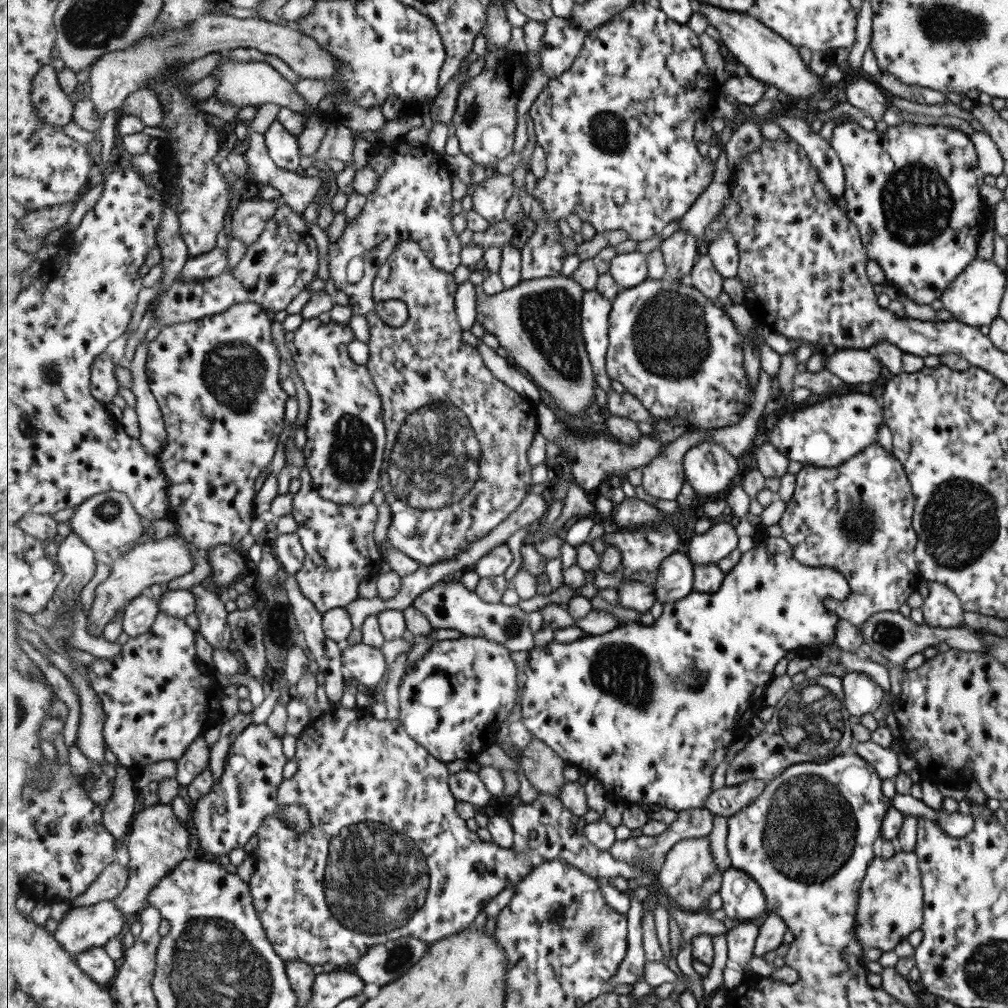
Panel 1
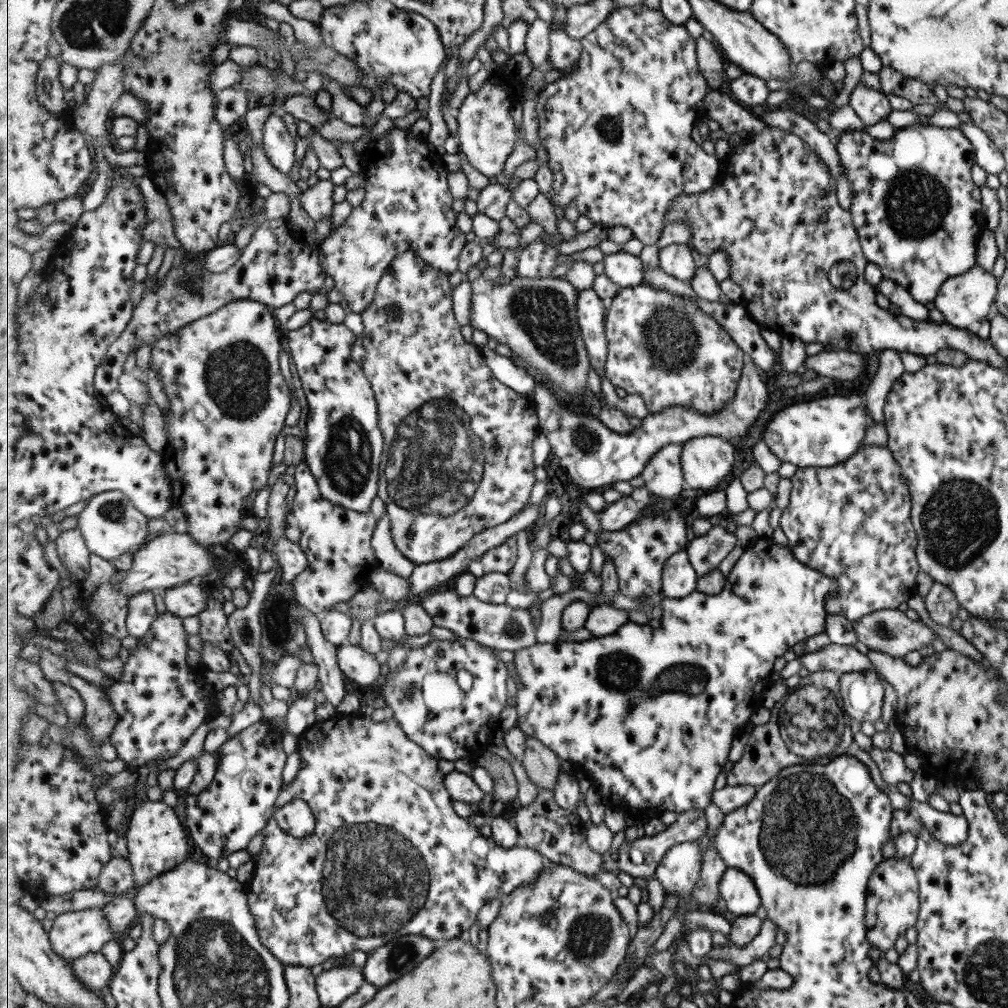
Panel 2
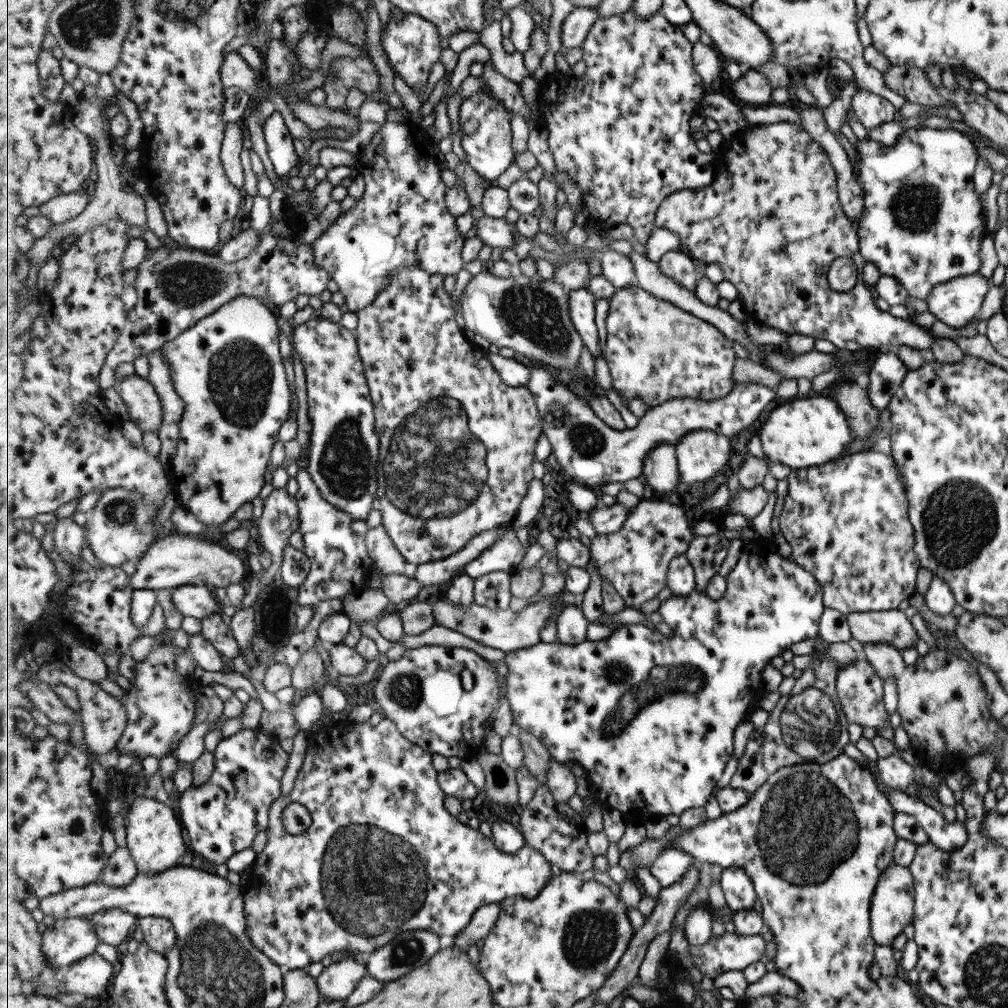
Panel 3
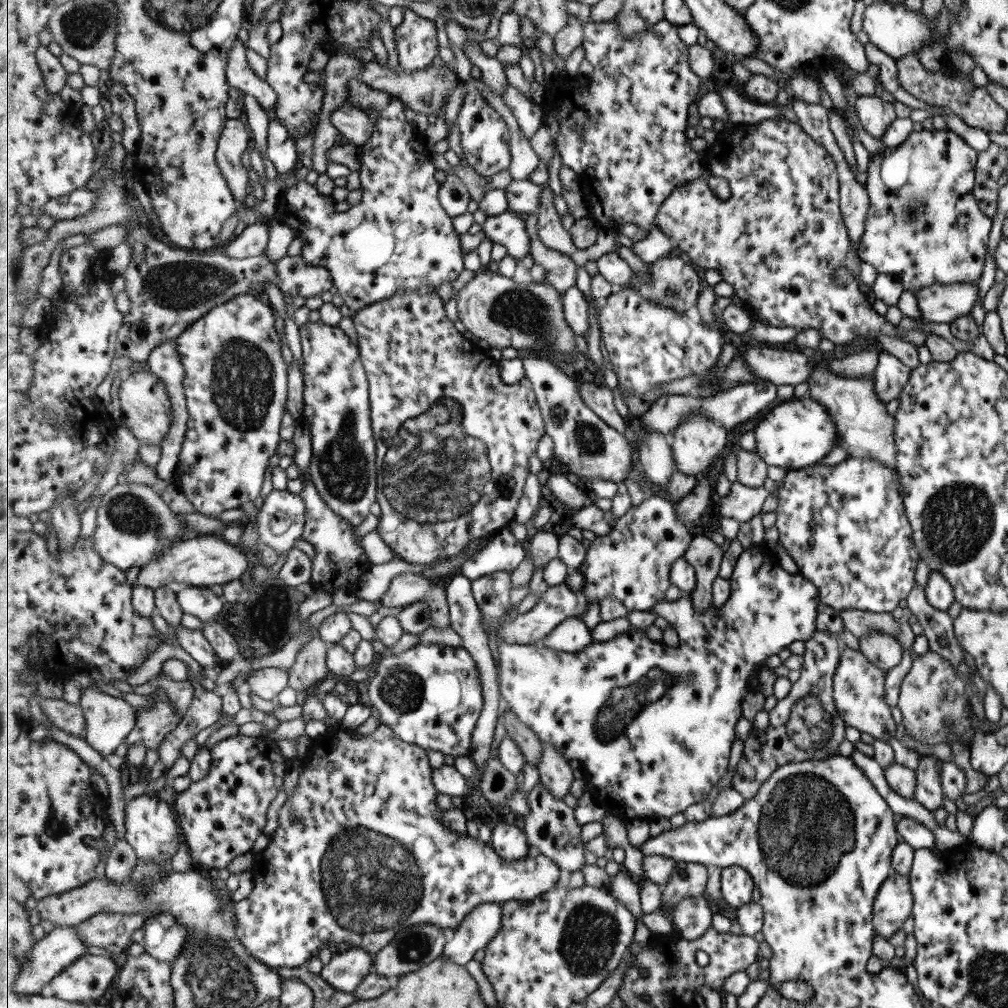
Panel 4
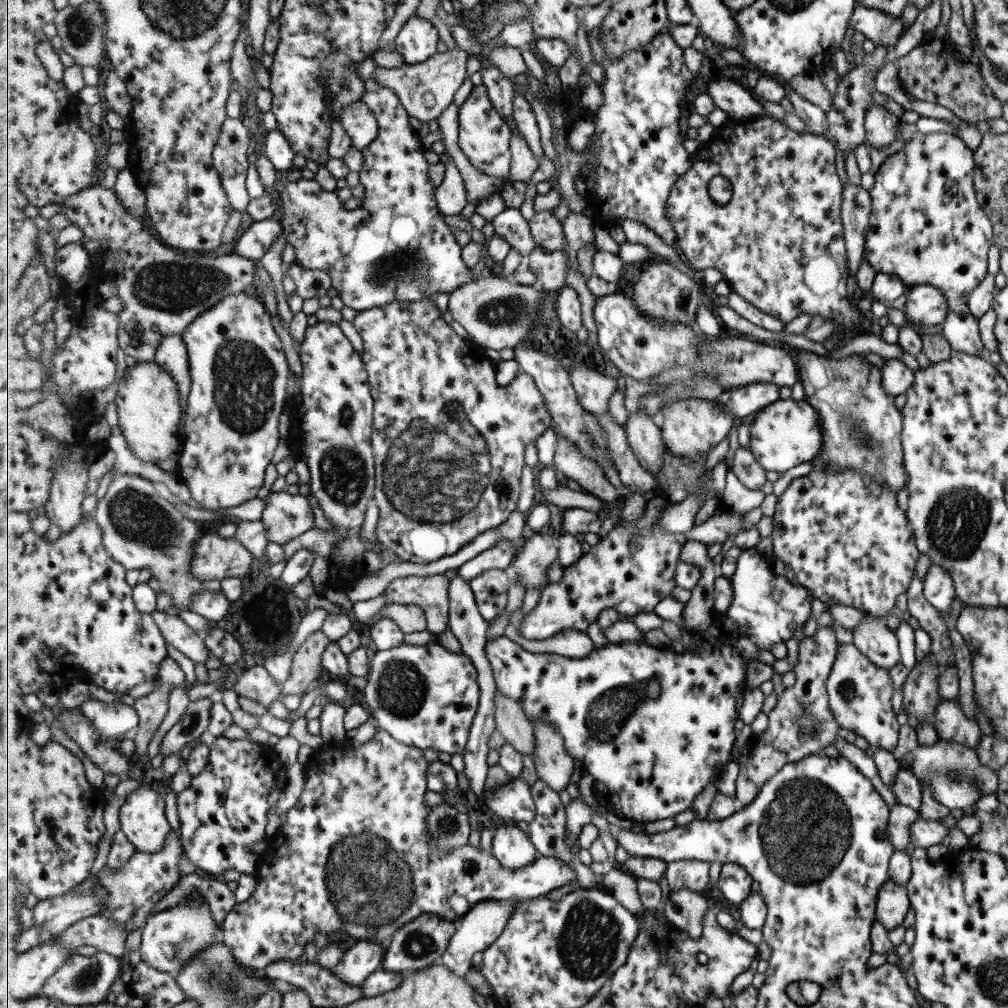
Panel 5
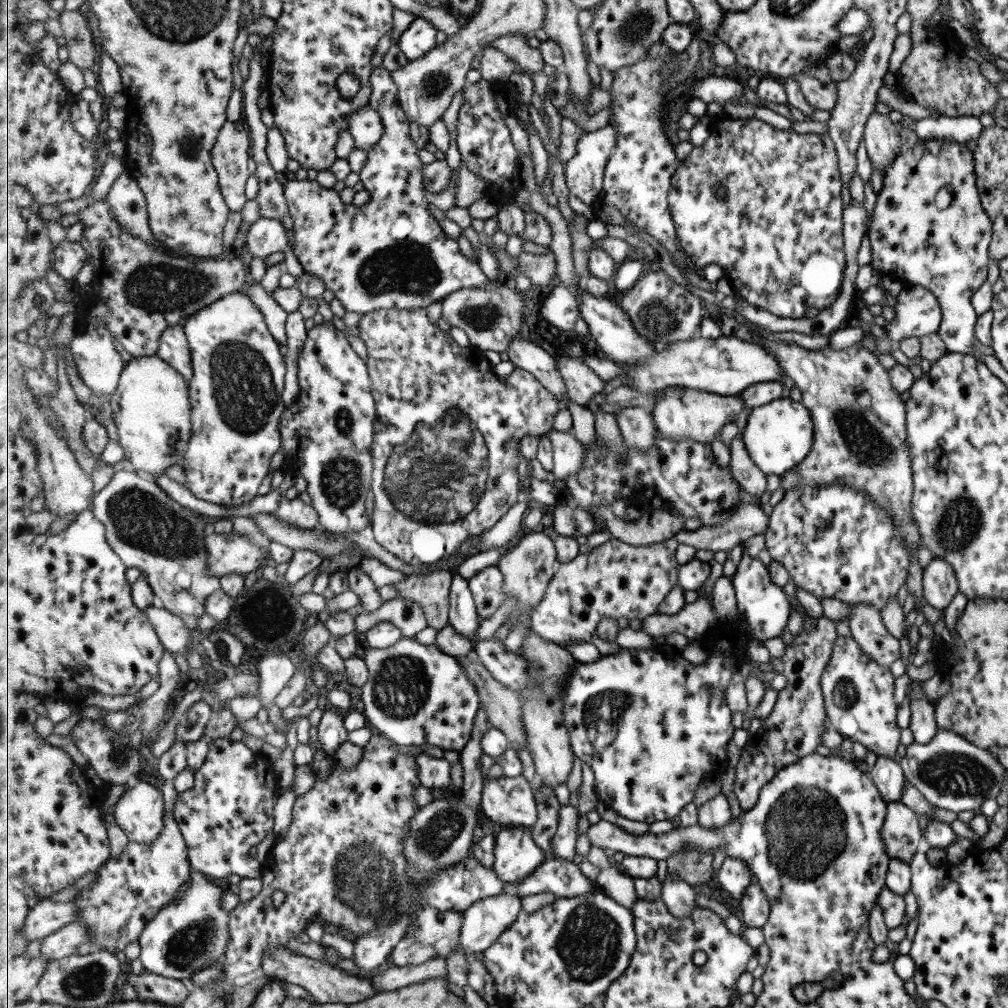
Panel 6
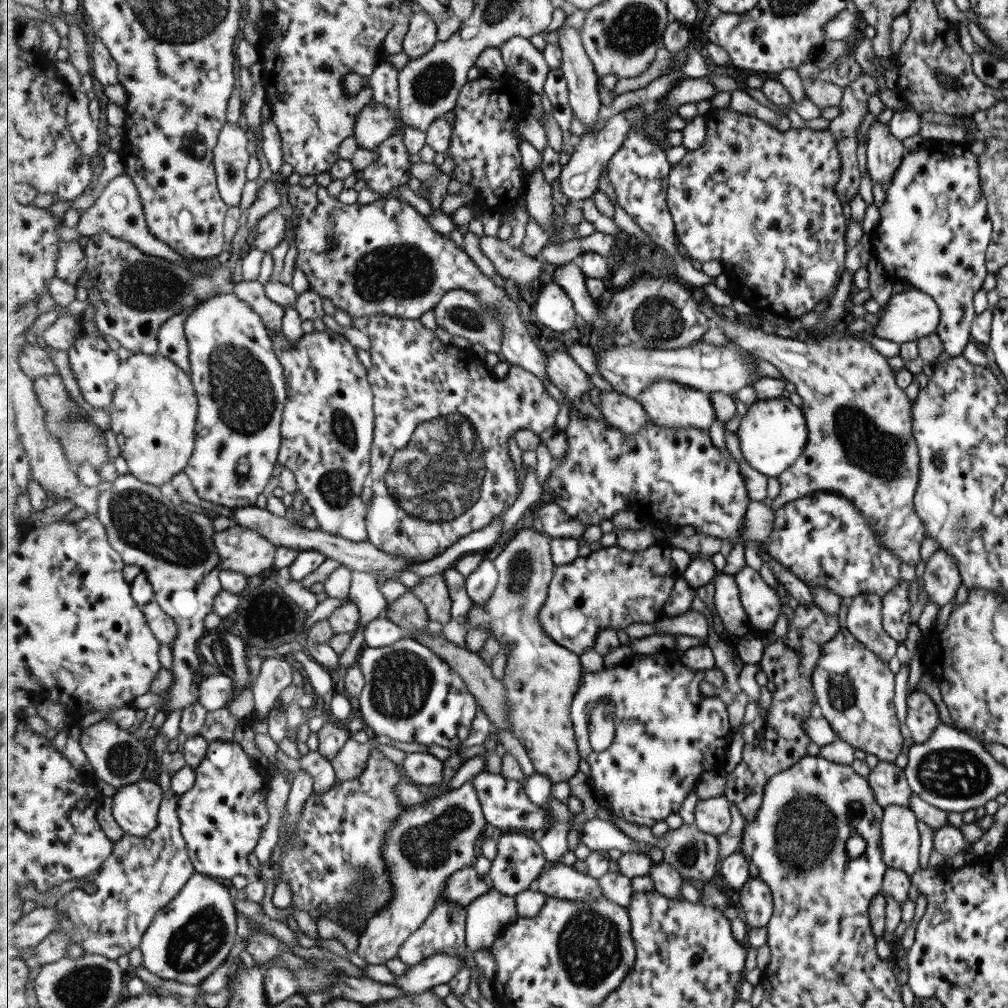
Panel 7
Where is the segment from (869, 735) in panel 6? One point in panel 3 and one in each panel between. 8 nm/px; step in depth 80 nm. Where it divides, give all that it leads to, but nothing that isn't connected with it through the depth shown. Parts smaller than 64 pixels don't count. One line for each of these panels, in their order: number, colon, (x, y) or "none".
3: (859, 690)
4: (857, 688)
5: (859, 693)

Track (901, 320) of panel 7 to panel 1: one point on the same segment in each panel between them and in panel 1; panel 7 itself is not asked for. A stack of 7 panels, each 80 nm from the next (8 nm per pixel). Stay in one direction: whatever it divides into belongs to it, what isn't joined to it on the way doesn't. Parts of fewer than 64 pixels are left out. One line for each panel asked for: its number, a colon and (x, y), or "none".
1: (973, 296)
2: (966, 300)
3: (955, 303)
4: (939, 304)
5: (925, 306)
6: (917, 313)

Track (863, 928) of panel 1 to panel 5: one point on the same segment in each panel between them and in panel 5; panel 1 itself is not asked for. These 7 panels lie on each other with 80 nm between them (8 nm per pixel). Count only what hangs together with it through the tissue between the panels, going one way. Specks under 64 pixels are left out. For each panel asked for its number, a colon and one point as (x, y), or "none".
2: (891, 900)
3: (891, 906)
4: (892, 904)
5: (892, 900)

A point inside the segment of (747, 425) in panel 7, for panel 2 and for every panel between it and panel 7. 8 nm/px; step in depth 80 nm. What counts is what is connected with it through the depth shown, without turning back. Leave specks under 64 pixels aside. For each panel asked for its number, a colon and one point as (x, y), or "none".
2: (822, 432)
3: (808, 431)
4: (797, 433)
5: (785, 433)
6: (778, 435)

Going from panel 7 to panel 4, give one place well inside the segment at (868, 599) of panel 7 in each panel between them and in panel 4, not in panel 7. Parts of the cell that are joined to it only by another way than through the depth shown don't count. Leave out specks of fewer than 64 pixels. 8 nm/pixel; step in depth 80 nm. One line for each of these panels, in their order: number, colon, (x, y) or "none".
4: (882, 651)
5: (871, 637)
6: (866, 628)

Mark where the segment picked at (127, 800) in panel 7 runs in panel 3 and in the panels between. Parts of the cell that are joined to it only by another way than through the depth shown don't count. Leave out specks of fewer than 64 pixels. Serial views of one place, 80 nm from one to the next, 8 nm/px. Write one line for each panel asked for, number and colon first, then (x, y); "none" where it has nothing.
3: (155, 837)
4: (150, 829)
5: (142, 817)
6: (140, 811)

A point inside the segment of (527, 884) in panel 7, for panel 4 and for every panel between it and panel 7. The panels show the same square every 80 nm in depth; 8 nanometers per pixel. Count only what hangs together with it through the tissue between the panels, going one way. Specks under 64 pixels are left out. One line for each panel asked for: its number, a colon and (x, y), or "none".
4: (509, 841)
5: (512, 845)
6: (517, 855)

